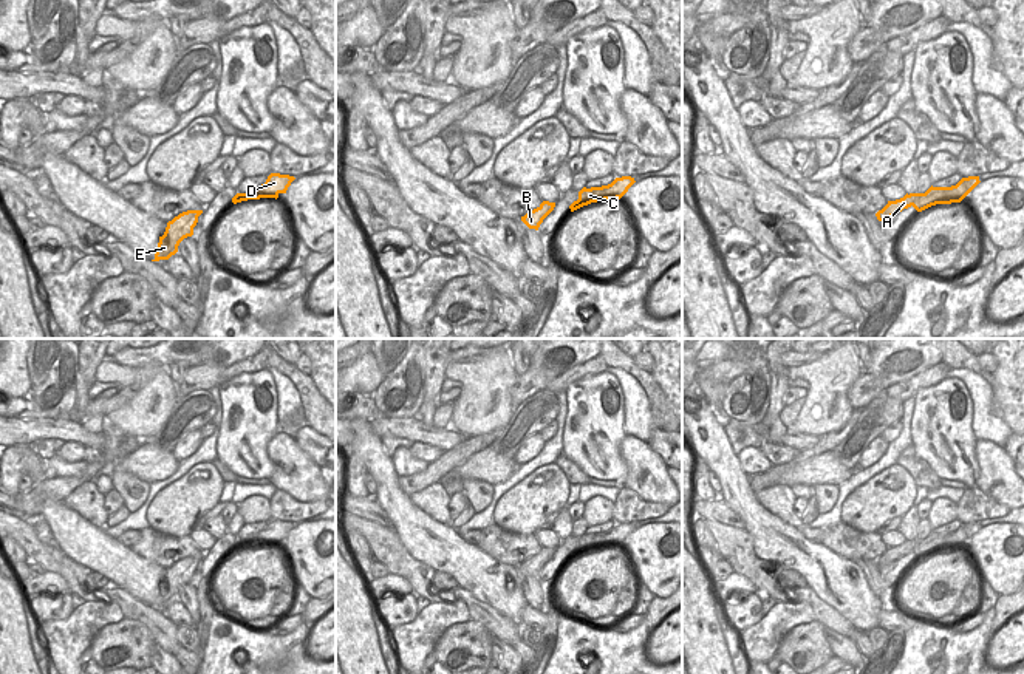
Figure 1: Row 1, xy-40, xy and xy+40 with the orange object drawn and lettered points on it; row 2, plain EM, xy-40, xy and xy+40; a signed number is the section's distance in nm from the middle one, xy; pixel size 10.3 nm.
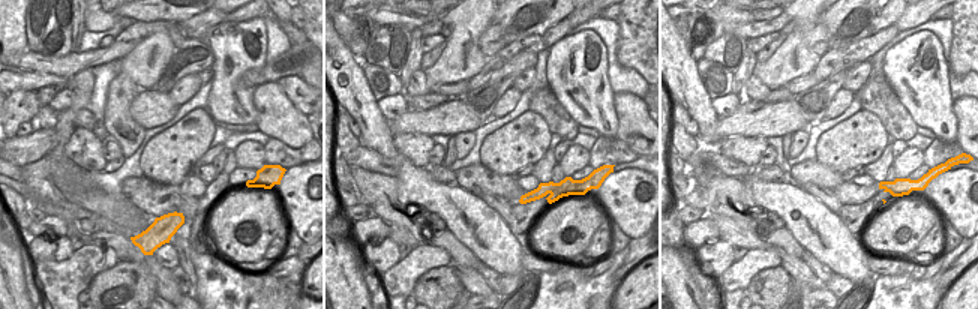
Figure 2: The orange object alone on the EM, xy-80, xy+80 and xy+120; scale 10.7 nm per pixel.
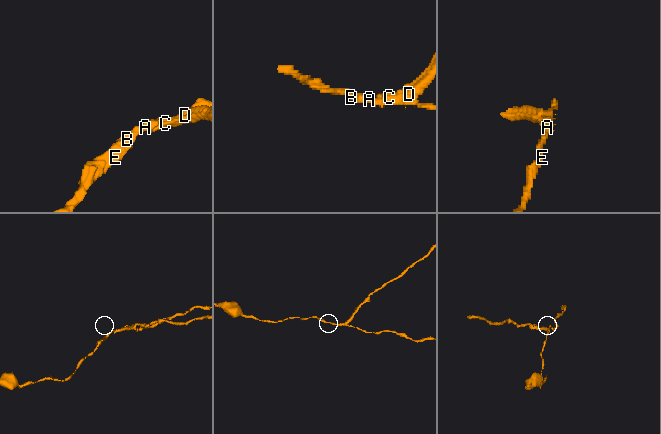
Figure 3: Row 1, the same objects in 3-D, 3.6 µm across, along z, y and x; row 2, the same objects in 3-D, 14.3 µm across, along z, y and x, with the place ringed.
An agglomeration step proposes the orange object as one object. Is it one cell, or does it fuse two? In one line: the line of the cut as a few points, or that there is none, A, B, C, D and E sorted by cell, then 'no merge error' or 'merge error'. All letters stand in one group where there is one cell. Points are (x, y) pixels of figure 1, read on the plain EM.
cut in xy+40 along (969, 535), (959, 540), (942, 541), (936, 549); A B E / C D; merge error

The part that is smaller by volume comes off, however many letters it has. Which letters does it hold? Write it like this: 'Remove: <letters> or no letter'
Remove: C, D.

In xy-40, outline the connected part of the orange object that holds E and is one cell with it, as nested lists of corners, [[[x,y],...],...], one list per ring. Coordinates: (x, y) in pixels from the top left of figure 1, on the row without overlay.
[[[187,557],[167,569],[166,578],[159,583],[158,597],[152,608],[169,606],[178,598],[179,589],[193,581],[193,574],[203,557]]]

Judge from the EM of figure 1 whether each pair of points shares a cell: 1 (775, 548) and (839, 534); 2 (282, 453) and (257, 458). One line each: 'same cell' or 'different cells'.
1: different cells
2: different cells

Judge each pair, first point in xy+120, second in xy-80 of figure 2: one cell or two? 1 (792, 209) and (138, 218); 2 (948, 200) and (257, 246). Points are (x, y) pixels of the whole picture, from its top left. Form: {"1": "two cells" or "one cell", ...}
{"1": "one cell", "2": "two cells"}

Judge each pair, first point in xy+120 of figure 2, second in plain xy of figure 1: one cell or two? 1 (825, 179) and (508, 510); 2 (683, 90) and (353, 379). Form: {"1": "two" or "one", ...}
{"1": "two", "2": "two"}

